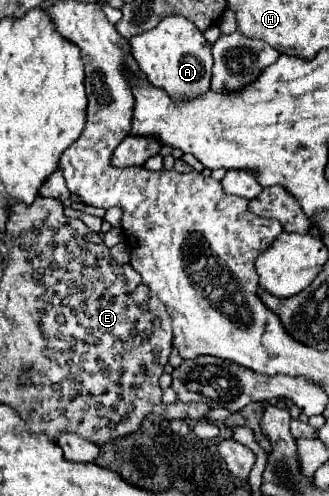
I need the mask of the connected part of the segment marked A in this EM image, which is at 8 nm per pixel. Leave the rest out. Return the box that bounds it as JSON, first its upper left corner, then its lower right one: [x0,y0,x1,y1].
[130,16,212,100]

